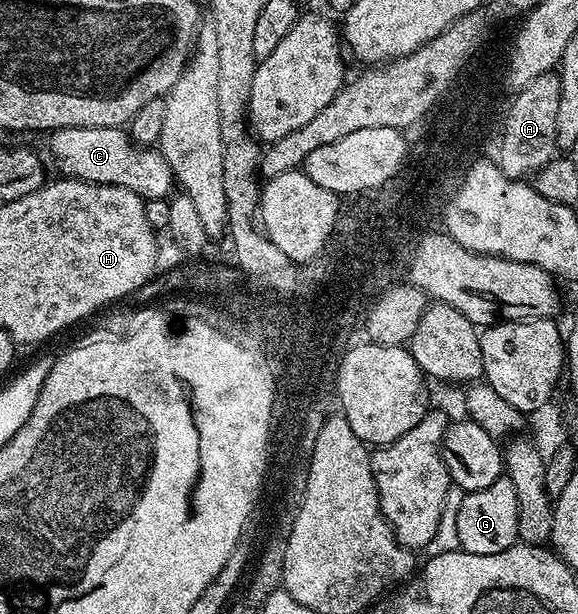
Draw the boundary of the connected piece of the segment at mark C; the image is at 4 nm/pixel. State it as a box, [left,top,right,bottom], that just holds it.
[47,127,174,199]

